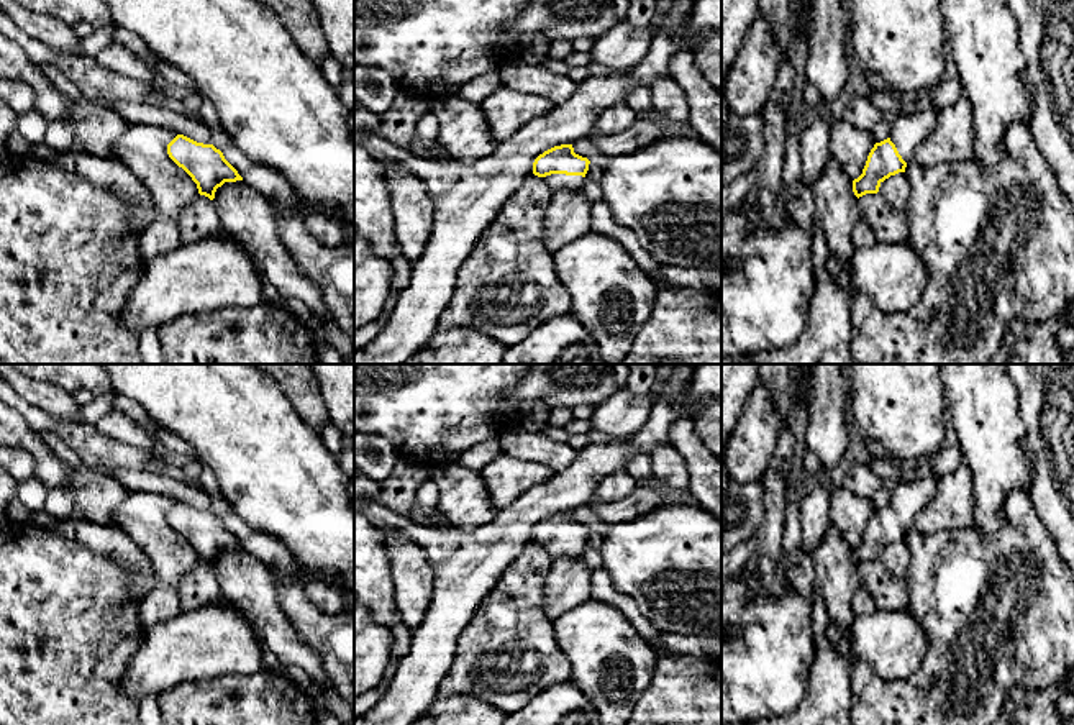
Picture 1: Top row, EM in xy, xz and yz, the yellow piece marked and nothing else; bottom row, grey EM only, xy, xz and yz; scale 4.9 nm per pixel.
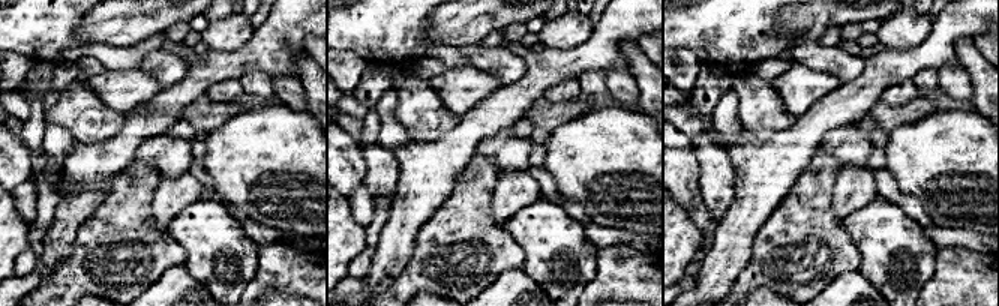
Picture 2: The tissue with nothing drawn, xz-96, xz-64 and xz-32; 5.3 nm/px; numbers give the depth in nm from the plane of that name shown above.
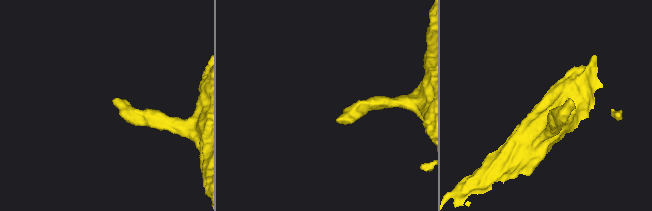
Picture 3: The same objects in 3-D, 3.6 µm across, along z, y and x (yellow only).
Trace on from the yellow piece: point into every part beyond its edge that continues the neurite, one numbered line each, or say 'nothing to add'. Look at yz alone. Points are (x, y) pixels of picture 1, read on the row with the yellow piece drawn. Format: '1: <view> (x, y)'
1: yz (910, 130)

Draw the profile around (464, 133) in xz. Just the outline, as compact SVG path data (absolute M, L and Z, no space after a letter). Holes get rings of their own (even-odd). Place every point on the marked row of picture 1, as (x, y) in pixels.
M457 95L426 98L421 108L439 121L438 141L456 162L472 162L490 156L498 141L494 138L479 103Z

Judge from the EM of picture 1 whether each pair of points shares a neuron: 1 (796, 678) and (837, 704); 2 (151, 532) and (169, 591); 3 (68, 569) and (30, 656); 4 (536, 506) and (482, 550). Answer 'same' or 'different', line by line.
1: different
2: same
3: same
4: same

